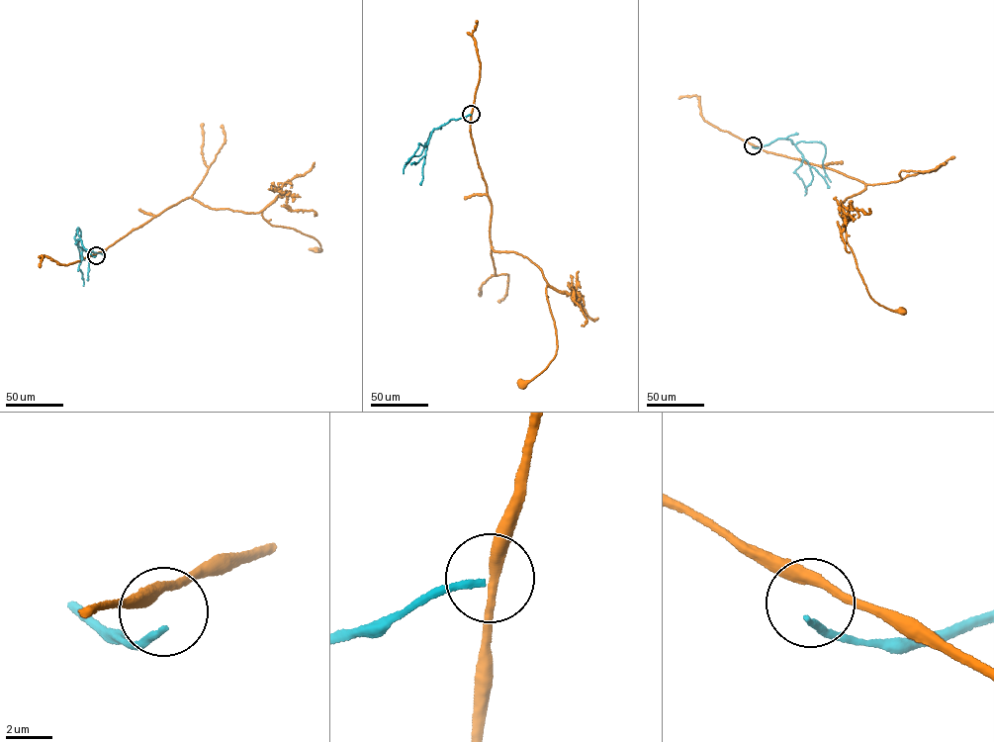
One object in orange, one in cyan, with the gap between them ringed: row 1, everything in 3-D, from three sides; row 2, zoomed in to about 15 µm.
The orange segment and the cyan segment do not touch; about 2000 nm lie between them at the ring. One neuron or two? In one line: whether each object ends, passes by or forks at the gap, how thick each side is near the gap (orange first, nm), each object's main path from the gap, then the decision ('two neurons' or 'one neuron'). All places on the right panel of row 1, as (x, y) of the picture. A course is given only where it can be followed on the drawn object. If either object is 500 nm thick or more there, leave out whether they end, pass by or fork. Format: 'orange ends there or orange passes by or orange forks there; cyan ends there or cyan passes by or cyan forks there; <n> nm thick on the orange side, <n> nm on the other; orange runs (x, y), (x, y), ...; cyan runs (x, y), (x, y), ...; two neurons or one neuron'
orange passes by; cyan ends there; 460 nm thick on the orange side, 280 nm on the other; orange runs (753, 144), (864, 183), (863, 190), (848, 197), (841, 206), (847, 240), (869, 297), (902, 312); cyan runs (753, 146), (784, 138), (794, 144), (801, 141), (822, 142), (826, 150), (822, 163), (831, 182); two neurons

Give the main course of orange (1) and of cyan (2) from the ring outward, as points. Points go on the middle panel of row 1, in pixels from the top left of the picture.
1: (471, 114), (471, 137), (491, 203), (493, 249), (528, 258), (548, 285), (556, 353), (523, 385)
2: (471, 115), (452, 119), (430, 133), (420, 154), (411, 157), (403, 173)

